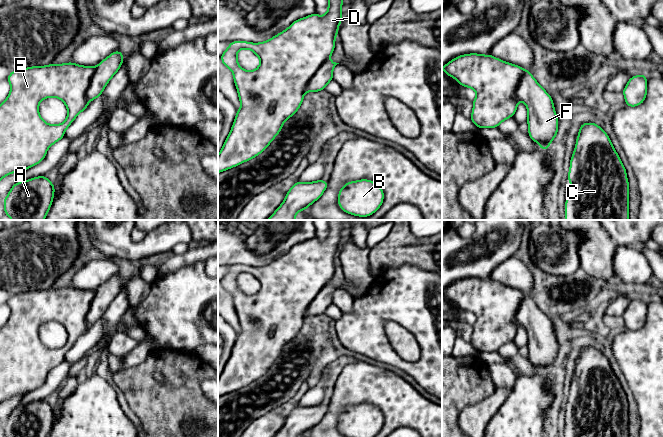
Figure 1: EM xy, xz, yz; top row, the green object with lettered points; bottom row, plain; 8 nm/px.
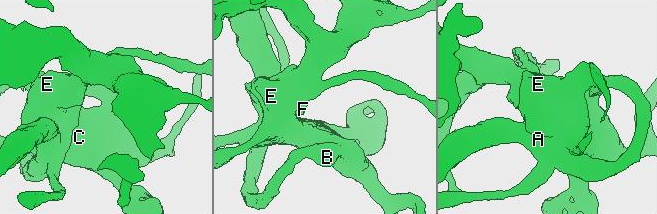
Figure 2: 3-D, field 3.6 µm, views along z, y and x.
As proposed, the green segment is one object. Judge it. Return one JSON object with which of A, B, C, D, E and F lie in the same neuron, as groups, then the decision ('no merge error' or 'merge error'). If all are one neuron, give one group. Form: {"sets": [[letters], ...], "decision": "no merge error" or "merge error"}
{"sets": [["A", "B", "C", "D", "E", "F"]], "decision": "no merge error"}

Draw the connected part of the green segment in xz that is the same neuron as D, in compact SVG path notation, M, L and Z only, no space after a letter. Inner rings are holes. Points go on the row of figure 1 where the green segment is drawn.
M343 0L328 1L324 16L315 12L300 18L286 30L261 43L232 41L220 56L222 63L233 72L241 108L237 110L232 129L218 154L218 173L261 154L280 133L283 123L300 108L305 92L324 90L333 80L333 68L339 63L328 58L335 49ZM241 49L249 49L259 57L258 68L246 71L239 66L237 53Z

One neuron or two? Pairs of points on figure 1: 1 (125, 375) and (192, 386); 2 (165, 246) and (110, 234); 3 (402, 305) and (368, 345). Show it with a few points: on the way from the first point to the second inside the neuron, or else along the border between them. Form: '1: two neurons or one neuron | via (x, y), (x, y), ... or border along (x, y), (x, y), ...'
1: one neuron | via (142, 388), (175, 388)
2: one neuron | via (151, 246), (124, 247)
3: one neuron | via (389, 307), (368, 328), (368, 332)

